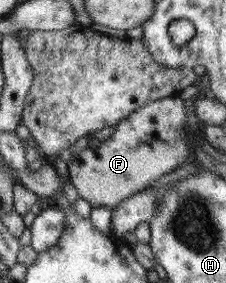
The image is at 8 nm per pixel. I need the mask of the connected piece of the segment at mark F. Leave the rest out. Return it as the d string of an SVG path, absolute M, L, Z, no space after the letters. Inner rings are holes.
M171 95L132 111L129 116L121 120L114 128L112 135L106 141L100 142L97 148L87 148L76 154L72 154L67 160L68 175L79 196L89 202L91 206L106 206L117 208L125 199L143 192L147 186L153 186L153 182L163 175L171 173L180 163L183 163L189 155L187 144L187 107L185 100L180 95Z

